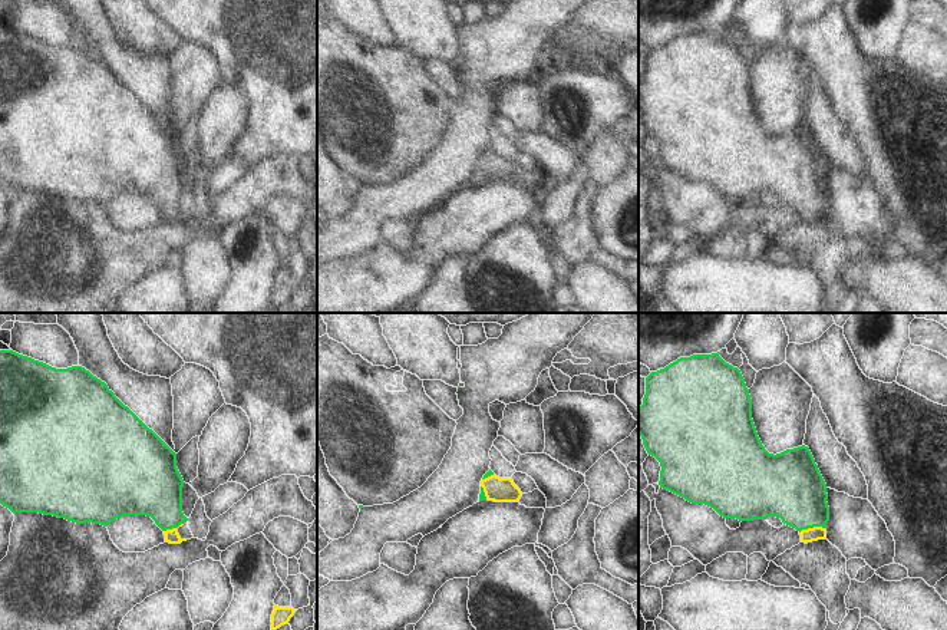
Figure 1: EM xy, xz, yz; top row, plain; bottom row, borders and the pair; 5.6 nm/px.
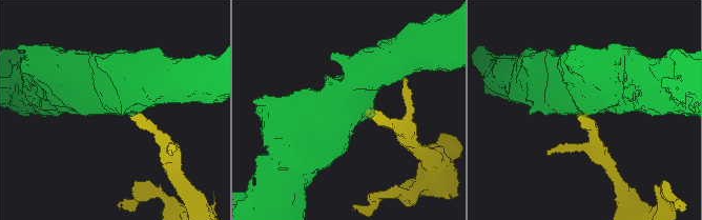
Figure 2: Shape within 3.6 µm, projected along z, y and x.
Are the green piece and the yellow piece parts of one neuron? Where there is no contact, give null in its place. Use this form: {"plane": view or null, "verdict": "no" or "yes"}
{"plane": "yz", "verdict": "yes"}

